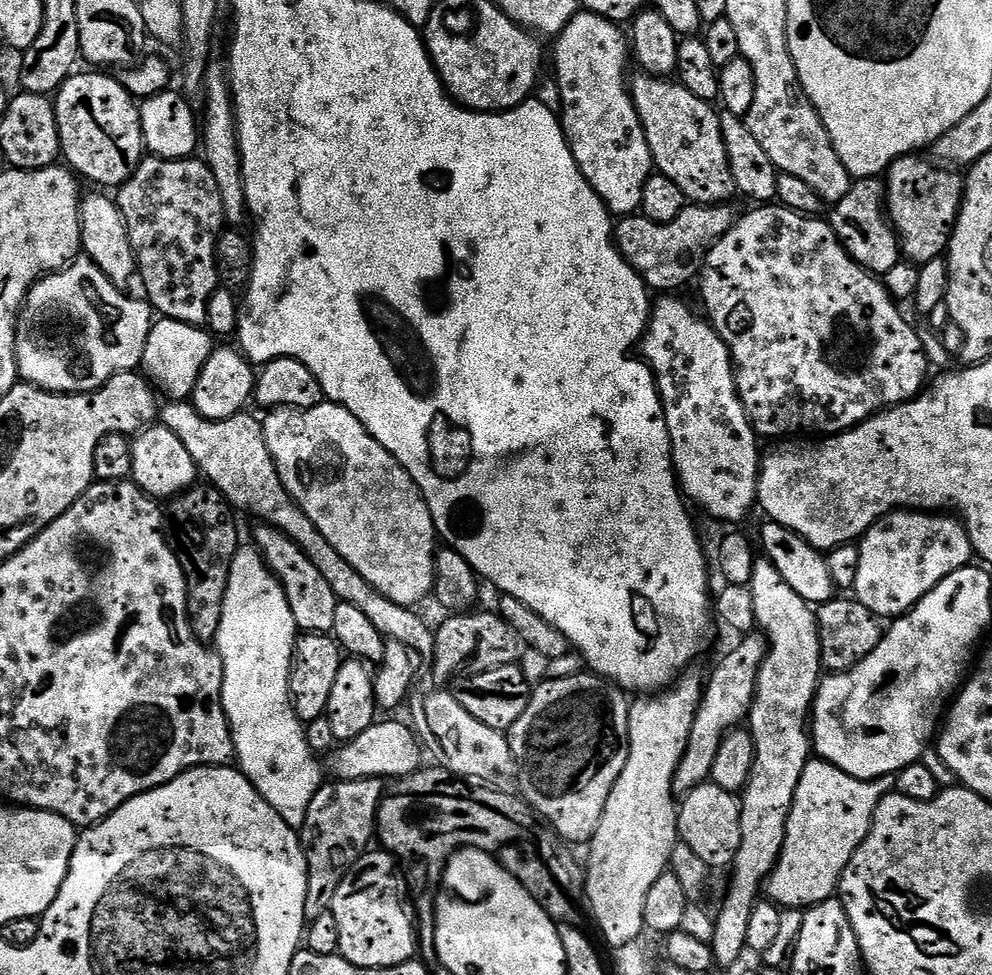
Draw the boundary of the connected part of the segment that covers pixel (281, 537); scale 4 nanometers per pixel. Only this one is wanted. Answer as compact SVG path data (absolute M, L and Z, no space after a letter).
M260 526L256 532L255 547L260 549L260 555L267 561L272 573L284 587L286 598L290 602L290 610L294 614L294 622L301 633L318 632L331 633L334 626L334 610L337 598L334 590L330 590L330 582L322 578L318 566L310 562L310 558L286 534L271 526Z

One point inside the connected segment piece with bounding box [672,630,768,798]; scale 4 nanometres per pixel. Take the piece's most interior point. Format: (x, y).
(728, 695)

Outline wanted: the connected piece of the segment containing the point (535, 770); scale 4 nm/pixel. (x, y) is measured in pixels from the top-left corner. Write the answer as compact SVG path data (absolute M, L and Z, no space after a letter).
M587 675L560 676L545 684L537 683L532 690L530 706L526 706L526 714L522 714L506 733L520 775L519 795L533 812L547 821L561 841L569 845L587 845L591 841L598 830L598 822L602 822L602 810L606 810L614 782L618 782L618 774L622 774L628 757L630 700L624 697L627 696L625 689L603 676Z

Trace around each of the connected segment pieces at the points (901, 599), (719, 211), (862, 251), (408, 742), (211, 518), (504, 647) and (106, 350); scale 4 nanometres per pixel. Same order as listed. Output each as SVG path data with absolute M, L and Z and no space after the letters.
M893 510L876 521L859 541L858 578L854 589L855 599L866 606L877 618L899 618L914 607L942 578L973 563L974 553L968 531L952 514L929 514L924 510Z
M731 203L689 206L674 222L659 224L642 214L623 217L615 225L614 239L622 258L656 294L676 294L704 271L710 250L733 228L738 212Z
M874 176L853 179L852 188L846 190L846 198L831 205L830 211L834 234L842 242L846 254L850 254L850 258L854 258L858 266L862 266L877 278L883 278L890 274L893 266L902 262L900 236L892 227L886 211L886 184L883 179Z
M396 718L377 719L368 730L362 731L352 741L337 747L331 753L332 772L337 781L341 780L384 780L409 776L422 767L420 752L422 745L413 729Z
M193 486L186 489L167 505L166 524L170 531L167 533L166 539L168 545L172 547L172 553L178 558L188 583L188 621L190 626L199 640L212 642L215 641L218 626L222 622L222 606L230 578L230 562L234 558L236 549L241 547L242 540L236 533L237 513L229 504L228 499L216 488L211 486L200 487Z
M473 611L471 614L452 614L447 617L441 628L435 629L436 650L434 661L436 660L436 676L440 680L448 680L460 667L463 666L468 655L472 651L480 648L478 654L480 658L479 669L484 671L498 670L507 664L516 664L526 655L526 649L522 638L518 638L518 630L510 626L510 622L500 619L495 611L480 612Z
M85 256L77 257L65 269L41 277L31 295L42 296L44 305L33 308L32 317L26 322L26 334L19 339L19 377L47 392L88 395L117 373L137 369L143 363L154 318L147 301L138 302L125 294Z

